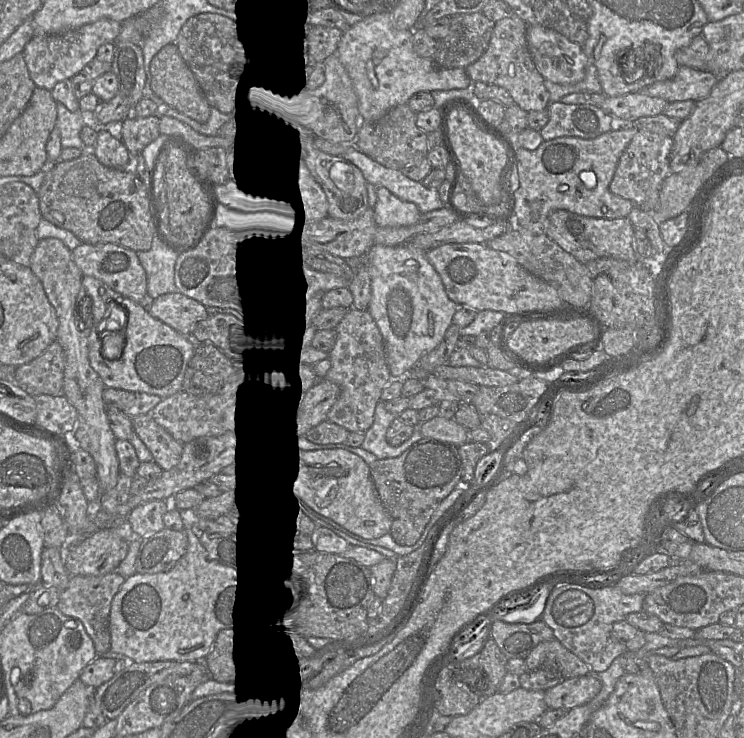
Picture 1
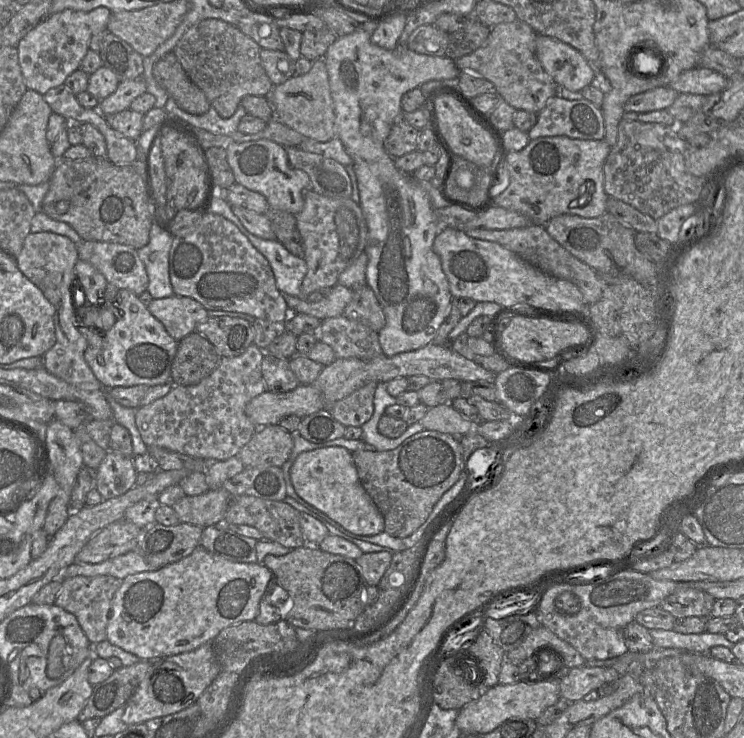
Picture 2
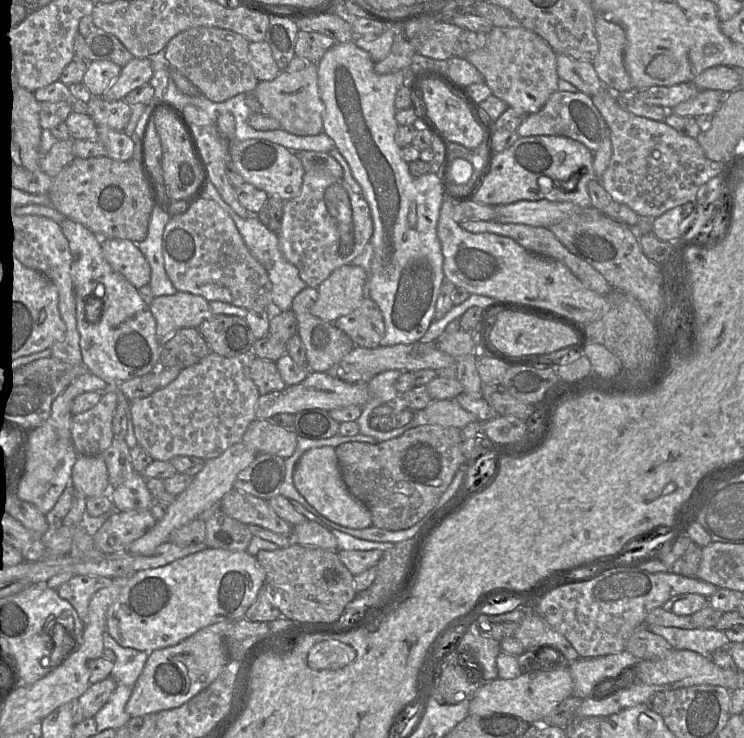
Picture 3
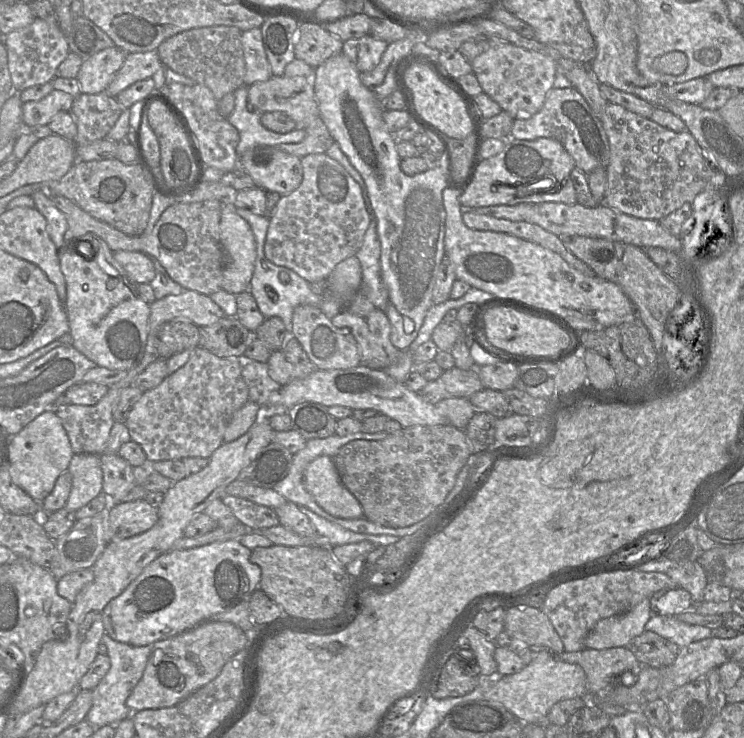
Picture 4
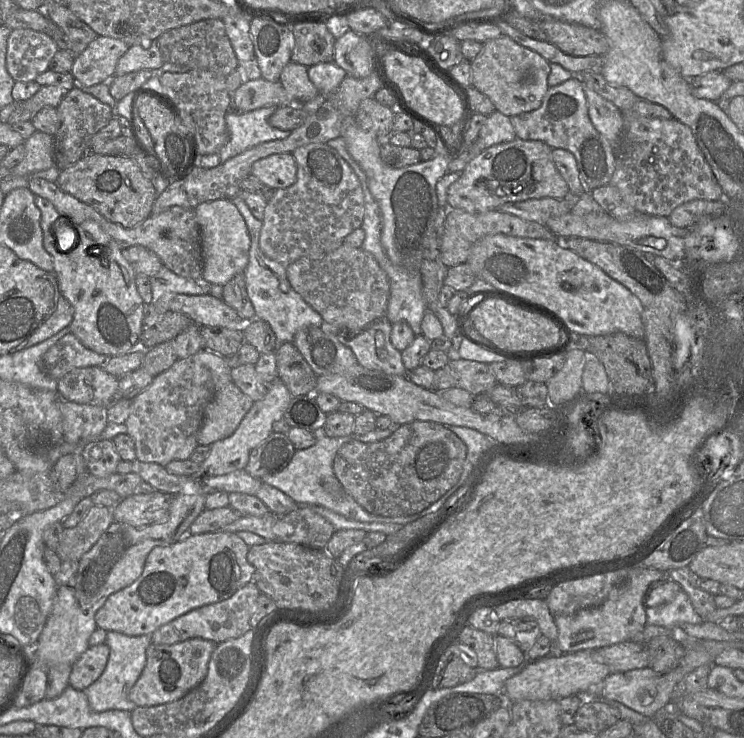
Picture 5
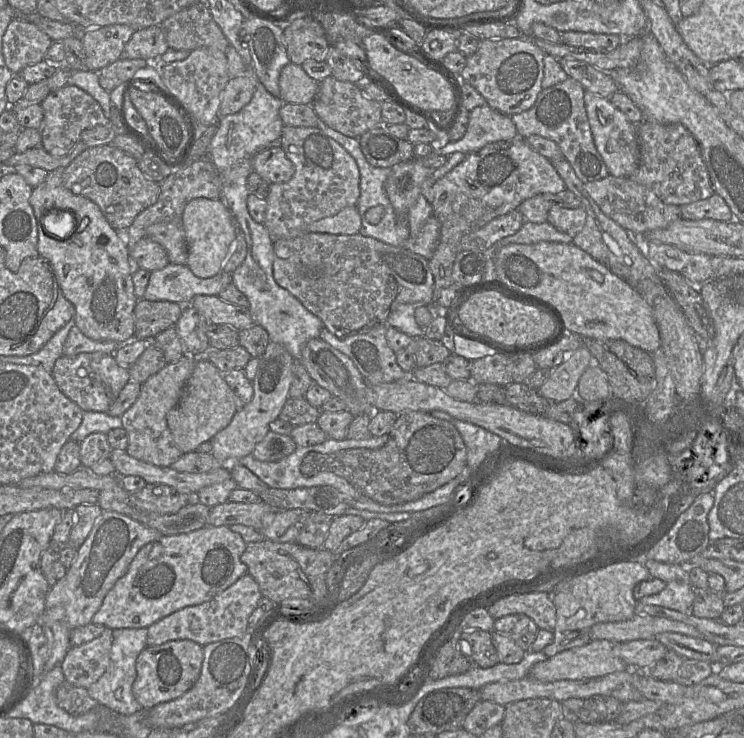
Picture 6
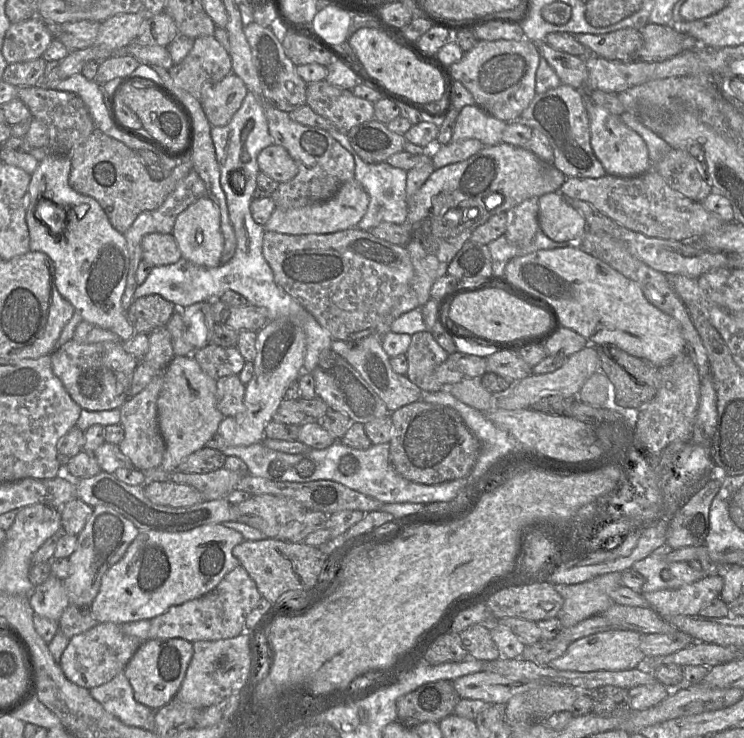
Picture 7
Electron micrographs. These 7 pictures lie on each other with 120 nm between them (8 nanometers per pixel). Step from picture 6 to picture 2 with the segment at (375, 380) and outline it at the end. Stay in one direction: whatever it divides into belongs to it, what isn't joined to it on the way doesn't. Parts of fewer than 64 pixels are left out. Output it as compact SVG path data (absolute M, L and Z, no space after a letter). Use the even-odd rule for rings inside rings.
M367 284L353 290L352 299L342 315L376 332L379 332L386 324L383 309Z

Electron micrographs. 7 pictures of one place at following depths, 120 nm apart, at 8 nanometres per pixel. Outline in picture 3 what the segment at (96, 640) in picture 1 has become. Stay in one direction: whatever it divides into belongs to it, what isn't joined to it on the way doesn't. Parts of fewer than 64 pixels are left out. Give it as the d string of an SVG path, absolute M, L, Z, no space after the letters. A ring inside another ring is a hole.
M75 575L58 589L58 595L67 600L76 610L84 623L88 614L88 606L93 595L112 583L111 578L91 575Z

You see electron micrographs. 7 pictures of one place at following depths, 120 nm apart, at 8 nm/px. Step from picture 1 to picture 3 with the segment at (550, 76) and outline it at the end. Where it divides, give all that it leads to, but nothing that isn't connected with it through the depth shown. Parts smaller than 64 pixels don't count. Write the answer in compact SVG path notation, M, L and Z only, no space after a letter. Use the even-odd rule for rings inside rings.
M557 54L556 65L560 79L574 85L580 92L588 96L593 96L605 87L592 61L578 61L565 54Z

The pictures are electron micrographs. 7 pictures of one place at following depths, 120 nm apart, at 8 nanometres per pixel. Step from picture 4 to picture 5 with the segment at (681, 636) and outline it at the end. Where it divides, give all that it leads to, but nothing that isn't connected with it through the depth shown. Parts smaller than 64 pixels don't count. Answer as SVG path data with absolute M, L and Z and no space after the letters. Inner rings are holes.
M684 590L669 603L658 607L646 607L647 624L664 627L670 631L686 624L701 624L702 617L694 610Z

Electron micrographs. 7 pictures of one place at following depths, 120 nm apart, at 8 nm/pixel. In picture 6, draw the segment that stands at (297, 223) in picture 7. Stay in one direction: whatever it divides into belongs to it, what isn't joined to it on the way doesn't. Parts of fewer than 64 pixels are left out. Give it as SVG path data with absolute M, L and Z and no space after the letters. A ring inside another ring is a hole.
M349 206L337 214L313 222L307 233L330 233L334 235L353 235L361 229L361 217L357 206Z

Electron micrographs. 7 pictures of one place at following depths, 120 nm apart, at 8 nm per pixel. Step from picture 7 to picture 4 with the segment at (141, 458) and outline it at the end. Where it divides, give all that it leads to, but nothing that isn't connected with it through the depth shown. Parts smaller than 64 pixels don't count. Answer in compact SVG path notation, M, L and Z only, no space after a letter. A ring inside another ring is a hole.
M198 346L184 366L168 375L157 387L143 393L128 413L125 425L131 440L143 449L147 463L187 457L209 459L224 443L223 435L232 415L250 400L248 386L242 377L243 364L242 359L220 358Z

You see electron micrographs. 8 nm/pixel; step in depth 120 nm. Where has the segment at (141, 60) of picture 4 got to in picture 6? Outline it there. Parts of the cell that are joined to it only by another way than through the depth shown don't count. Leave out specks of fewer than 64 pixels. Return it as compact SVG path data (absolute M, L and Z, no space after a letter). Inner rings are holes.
M154 25L134 31L121 58L156 62L168 49L161 26Z

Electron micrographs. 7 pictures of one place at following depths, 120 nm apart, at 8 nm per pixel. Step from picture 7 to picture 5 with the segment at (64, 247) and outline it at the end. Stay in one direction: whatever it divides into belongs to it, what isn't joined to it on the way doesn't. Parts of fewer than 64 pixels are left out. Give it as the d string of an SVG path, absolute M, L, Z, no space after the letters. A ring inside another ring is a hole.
M35 195L34 202L41 211L43 246L53 259L54 274L61 294L74 309L74 316L69 326L70 332L90 350L109 357L123 355L136 349L139 346L142 322L147 312L147 305L145 305L138 292L137 274L126 259L124 249L94 221L84 221L78 225L73 225L74 236L76 237L74 243L71 243L72 240L57 240L53 232L53 224L61 215L46 198ZM95 246L99 246L102 251L95 253Z

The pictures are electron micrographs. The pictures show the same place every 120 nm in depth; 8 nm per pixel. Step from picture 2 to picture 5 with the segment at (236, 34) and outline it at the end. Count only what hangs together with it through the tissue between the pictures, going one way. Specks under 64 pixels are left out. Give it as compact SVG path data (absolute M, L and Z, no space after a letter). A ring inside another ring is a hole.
M206 19L170 29L158 37L157 44L164 62L181 67L207 70L223 77L229 76L239 67L237 57L221 19Z

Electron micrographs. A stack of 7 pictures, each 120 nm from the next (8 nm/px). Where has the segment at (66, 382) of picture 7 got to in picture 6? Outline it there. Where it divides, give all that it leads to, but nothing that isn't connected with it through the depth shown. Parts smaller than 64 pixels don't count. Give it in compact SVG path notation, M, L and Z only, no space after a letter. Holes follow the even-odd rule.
M103 352L60 356L52 369L52 377L59 389L83 411L106 412L129 382L129 367L119 365L113 354Z

